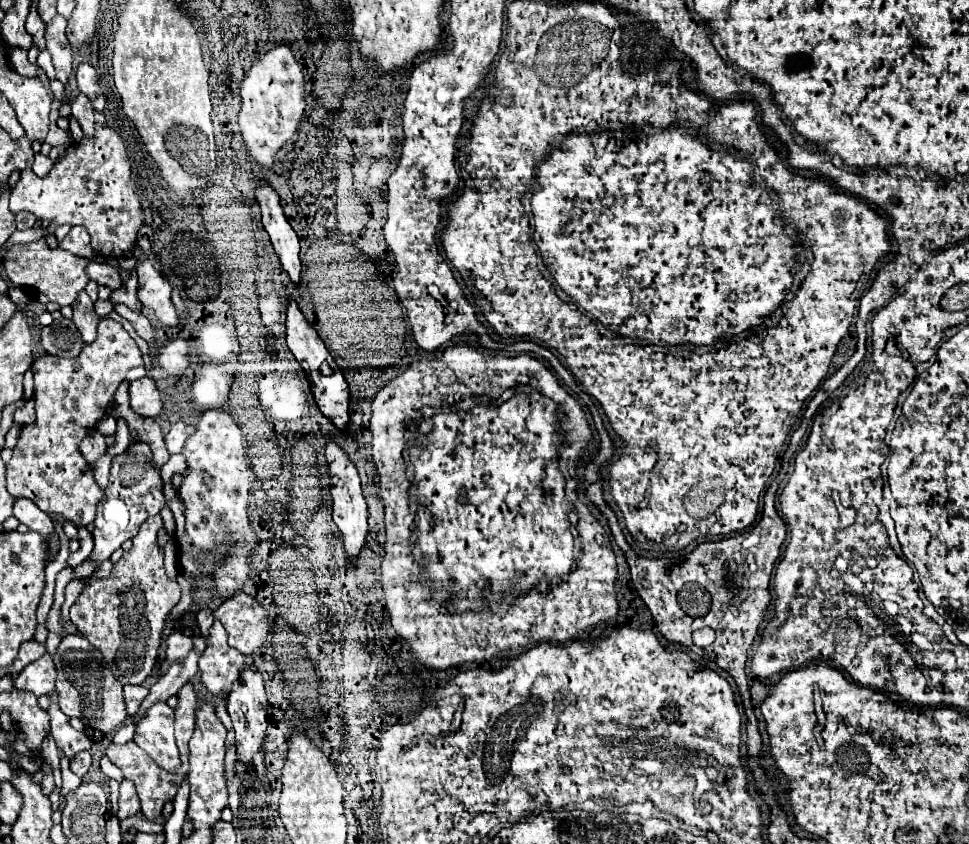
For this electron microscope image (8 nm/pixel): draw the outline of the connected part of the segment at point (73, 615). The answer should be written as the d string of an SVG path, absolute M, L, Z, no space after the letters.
M160 515L148 517L134 537L132 549L124 551L120 561L114 565L112 575L108 579L90 577L84 587L88 595L84 599L78 597L70 607L70 619L74 625L96 649L102 651L108 667L124 685L140 685L152 673L158 659L164 617L180 601L180 587L176 581L168 579L162 563L164 555L156 543L160 527Z

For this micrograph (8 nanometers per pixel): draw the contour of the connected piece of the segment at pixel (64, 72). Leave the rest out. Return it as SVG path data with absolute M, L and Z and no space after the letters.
M54 17L52 23L46 27L46 47L52 55L52 63L56 67L56 79L62 83L68 83L70 75L74 73L72 69L72 49L66 39L66 19L64 17Z

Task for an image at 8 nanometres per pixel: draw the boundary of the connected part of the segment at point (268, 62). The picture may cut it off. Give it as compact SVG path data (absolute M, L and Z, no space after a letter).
M276 47L276 51L266 53L256 61L246 79L242 81L242 109L240 109L240 127L246 149L260 165L272 165L276 151L292 139L302 113L304 113L304 75L302 67L296 63L294 55L286 47Z

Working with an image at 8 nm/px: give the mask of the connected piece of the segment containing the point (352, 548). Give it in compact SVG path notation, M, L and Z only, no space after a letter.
M332 437L326 441L326 461L328 461L328 469L330 469L330 493L332 493L332 501L334 501L332 519L344 535L346 555L350 559L354 559L360 553L360 549L366 541L366 533L368 533L368 523L366 523L368 513L366 513L364 495L362 495L362 489L360 489L360 477L358 477L356 465L348 457L348 453Z

